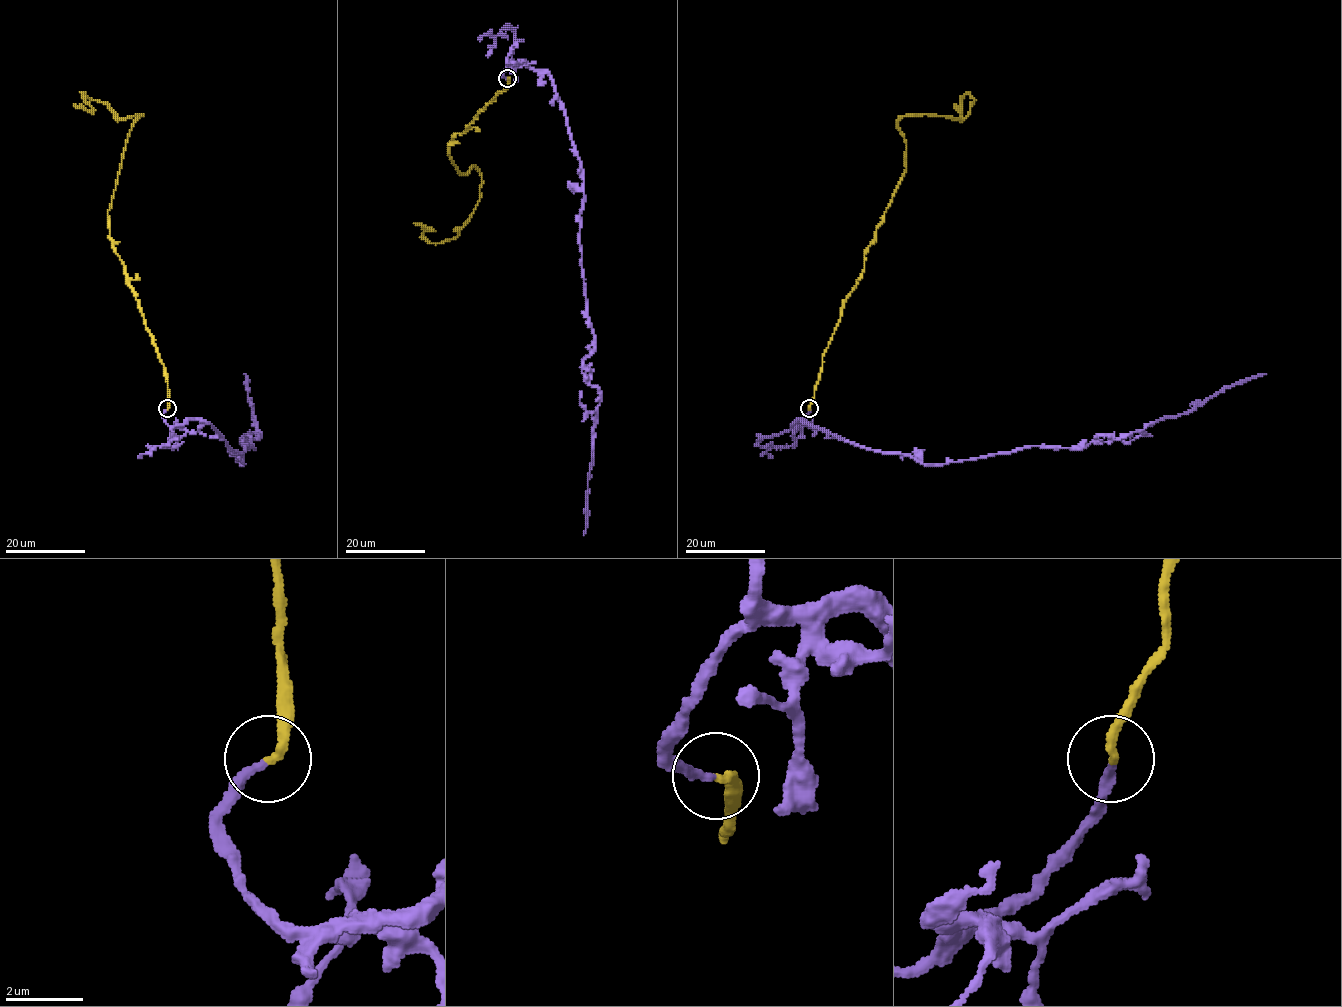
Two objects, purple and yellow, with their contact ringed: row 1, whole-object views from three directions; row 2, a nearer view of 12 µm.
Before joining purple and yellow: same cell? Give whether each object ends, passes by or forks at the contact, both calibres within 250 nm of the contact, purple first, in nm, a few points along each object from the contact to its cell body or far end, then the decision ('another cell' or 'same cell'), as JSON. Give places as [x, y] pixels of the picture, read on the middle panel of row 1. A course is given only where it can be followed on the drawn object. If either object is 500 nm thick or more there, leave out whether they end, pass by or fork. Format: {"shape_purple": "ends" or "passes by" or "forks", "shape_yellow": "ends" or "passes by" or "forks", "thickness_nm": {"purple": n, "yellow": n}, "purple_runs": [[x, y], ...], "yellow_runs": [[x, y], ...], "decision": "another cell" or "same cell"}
{"shape_purple": "ends", "shape_yellow": "ends", "thickness_nm": {"purple": 240, "yellow": 240}, "purple_runs": [[507, 78], [524, 61], [550, 77], [582, 172], [594, 338], [582, 373], [600, 395], [583, 534]], "yellow_runs": [[507, 78], [449, 144], [460, 175], [473, 167], [481, 177], [470, 219], [439, 244], [414, 223]], "decision": "same cell"}

